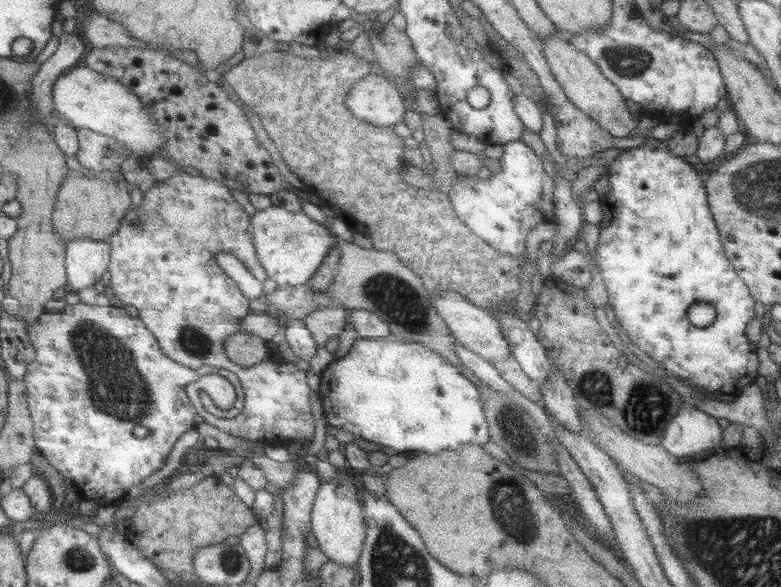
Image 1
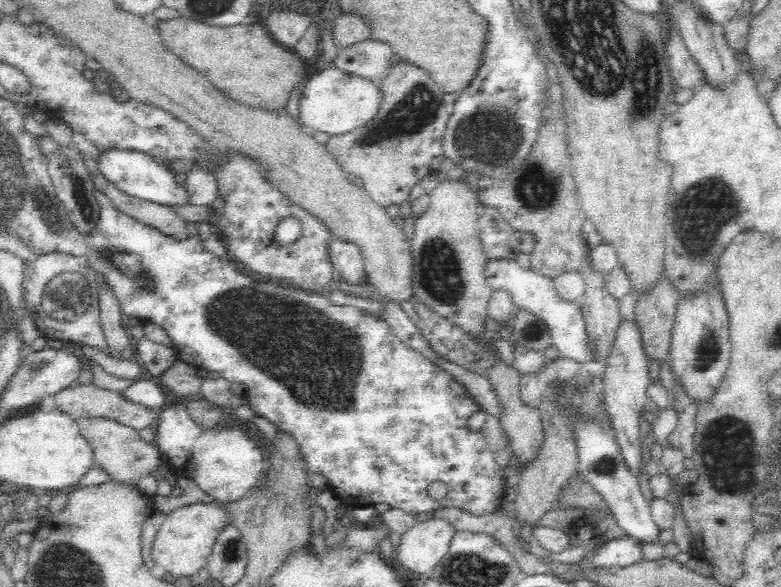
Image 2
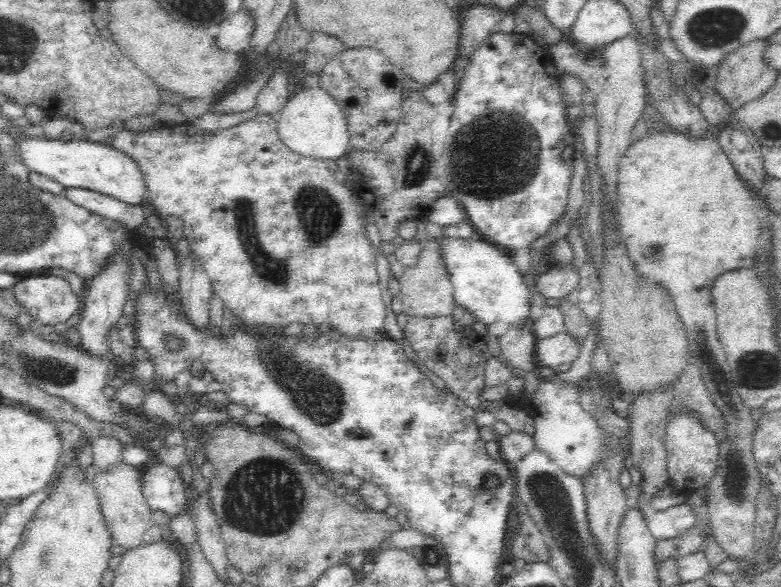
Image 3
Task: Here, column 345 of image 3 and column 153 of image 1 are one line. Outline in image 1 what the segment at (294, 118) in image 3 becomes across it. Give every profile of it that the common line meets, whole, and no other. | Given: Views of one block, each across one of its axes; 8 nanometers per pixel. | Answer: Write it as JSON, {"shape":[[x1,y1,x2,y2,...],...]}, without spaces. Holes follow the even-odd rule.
{"shape":[[89,66,74,67,61,74,53,86,55,113,65,117,77,129,89,128,93,132,111,136,139,156,153,156,167,146,163,127,157,123,145,103,119,79,97,72]]}

